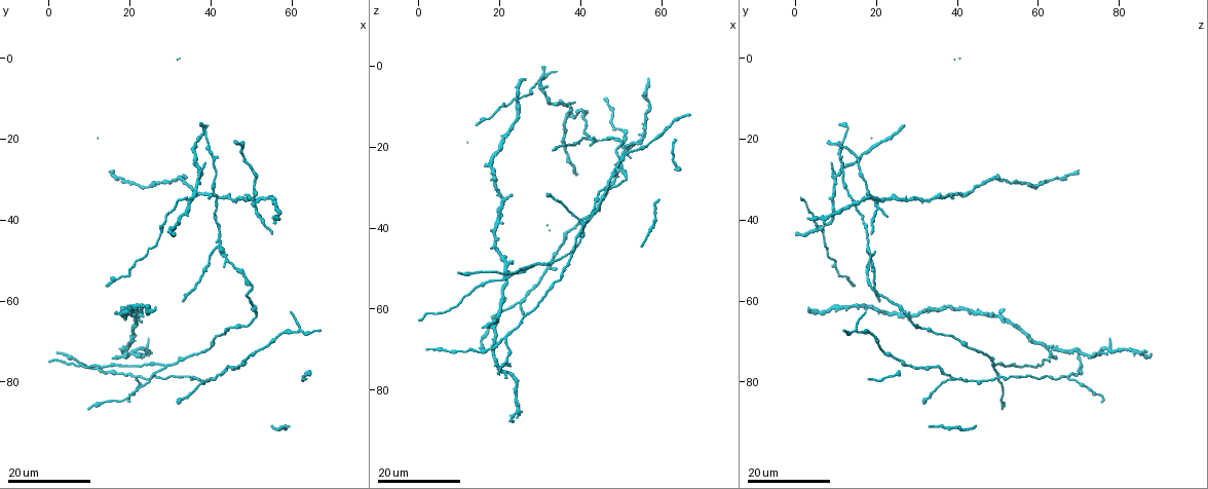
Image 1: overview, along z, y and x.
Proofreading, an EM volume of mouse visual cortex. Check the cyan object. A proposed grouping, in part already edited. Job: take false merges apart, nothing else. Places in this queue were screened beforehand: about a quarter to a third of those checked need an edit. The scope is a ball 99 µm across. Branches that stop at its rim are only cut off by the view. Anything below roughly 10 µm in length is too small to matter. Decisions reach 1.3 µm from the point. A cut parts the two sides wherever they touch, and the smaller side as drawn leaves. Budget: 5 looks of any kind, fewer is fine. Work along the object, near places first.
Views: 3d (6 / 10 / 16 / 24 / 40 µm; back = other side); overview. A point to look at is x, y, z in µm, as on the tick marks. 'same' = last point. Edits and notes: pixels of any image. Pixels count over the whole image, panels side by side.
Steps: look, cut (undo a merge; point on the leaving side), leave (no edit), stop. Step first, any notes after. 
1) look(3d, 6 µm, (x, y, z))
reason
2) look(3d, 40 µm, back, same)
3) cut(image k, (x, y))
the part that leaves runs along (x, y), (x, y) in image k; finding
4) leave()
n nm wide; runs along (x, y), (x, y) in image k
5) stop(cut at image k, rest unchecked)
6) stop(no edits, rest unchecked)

look(3d, 16 µm, (29.0, 76.5, 48.5))
two arms in line, one across

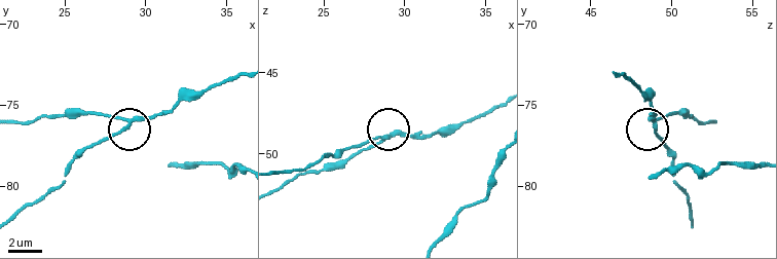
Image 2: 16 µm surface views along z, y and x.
look(3d, 10 µm, (28.6, 75.9, 49.2))
closer look

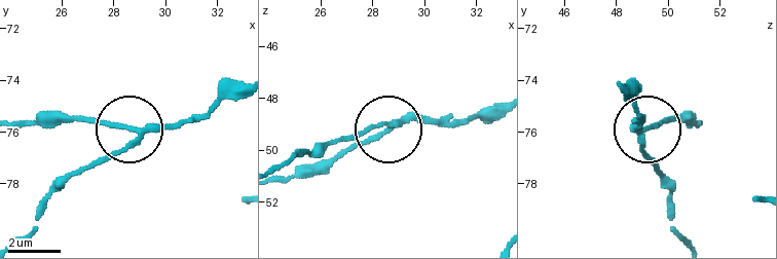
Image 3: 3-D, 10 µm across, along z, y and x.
cut(image 3, (103, 121))
the part that leaves runs along (132, 133), (95, 119), (22, 119) in image 3; two neurons meet here

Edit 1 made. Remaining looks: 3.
look(3d, 16 µm, (41.5, 46.0, 18.0))
side arm on a straight run

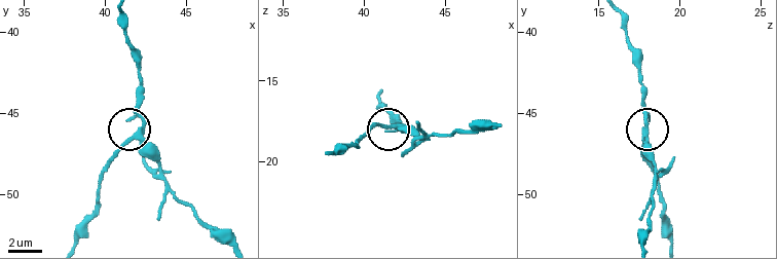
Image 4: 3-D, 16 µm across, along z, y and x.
look(3d, 6 µm, (41.6, 46.4, 17.9))

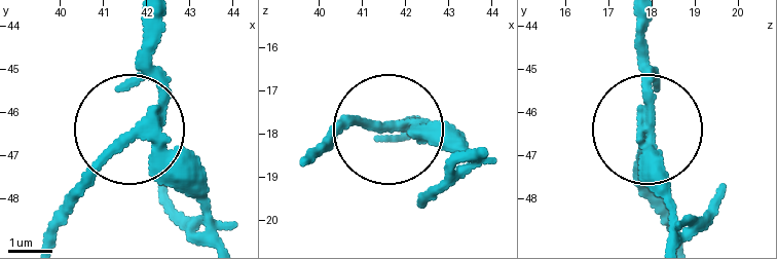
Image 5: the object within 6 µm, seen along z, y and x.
cut(image 5, (99, 156))
the part that leaves runs along (147, 119), (56, 236) in image 5; two neurons meet here

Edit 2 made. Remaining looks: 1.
stop(cut at image 3, cut at image 5, rest unchecked)

